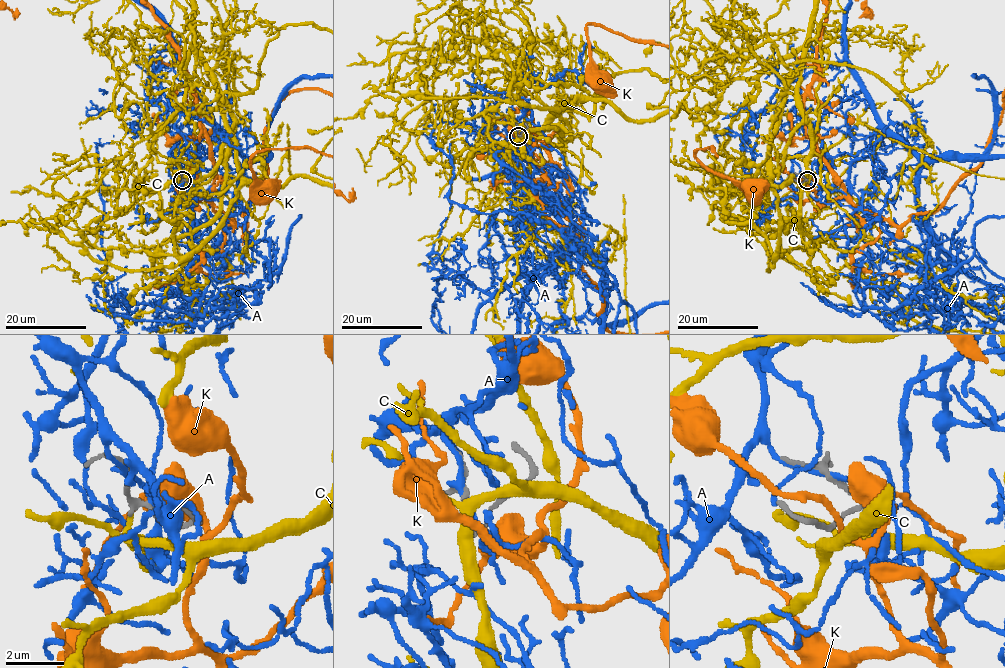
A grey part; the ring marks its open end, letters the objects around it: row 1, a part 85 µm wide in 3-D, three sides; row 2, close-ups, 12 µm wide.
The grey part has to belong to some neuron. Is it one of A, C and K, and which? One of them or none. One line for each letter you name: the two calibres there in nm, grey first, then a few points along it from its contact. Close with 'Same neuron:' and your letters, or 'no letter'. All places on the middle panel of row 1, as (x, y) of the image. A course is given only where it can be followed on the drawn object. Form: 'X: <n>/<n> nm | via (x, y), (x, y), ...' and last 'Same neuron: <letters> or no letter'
C: 180/200 nm
Same neuron: C

